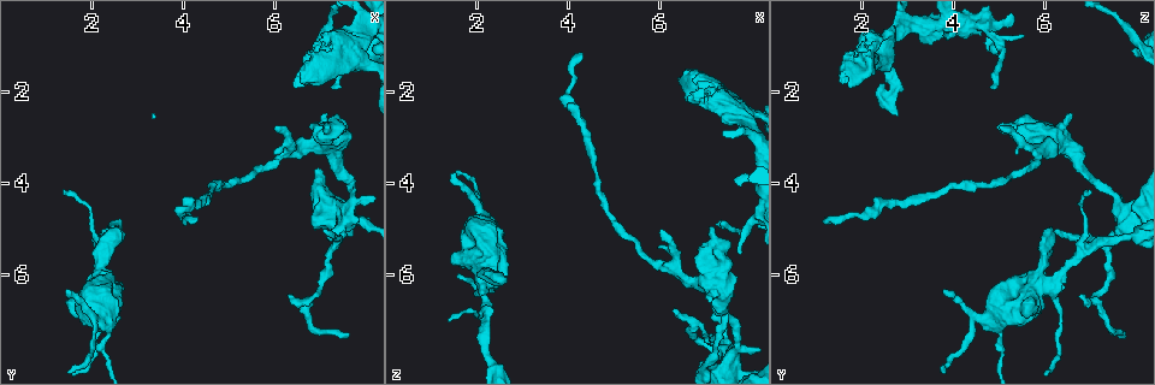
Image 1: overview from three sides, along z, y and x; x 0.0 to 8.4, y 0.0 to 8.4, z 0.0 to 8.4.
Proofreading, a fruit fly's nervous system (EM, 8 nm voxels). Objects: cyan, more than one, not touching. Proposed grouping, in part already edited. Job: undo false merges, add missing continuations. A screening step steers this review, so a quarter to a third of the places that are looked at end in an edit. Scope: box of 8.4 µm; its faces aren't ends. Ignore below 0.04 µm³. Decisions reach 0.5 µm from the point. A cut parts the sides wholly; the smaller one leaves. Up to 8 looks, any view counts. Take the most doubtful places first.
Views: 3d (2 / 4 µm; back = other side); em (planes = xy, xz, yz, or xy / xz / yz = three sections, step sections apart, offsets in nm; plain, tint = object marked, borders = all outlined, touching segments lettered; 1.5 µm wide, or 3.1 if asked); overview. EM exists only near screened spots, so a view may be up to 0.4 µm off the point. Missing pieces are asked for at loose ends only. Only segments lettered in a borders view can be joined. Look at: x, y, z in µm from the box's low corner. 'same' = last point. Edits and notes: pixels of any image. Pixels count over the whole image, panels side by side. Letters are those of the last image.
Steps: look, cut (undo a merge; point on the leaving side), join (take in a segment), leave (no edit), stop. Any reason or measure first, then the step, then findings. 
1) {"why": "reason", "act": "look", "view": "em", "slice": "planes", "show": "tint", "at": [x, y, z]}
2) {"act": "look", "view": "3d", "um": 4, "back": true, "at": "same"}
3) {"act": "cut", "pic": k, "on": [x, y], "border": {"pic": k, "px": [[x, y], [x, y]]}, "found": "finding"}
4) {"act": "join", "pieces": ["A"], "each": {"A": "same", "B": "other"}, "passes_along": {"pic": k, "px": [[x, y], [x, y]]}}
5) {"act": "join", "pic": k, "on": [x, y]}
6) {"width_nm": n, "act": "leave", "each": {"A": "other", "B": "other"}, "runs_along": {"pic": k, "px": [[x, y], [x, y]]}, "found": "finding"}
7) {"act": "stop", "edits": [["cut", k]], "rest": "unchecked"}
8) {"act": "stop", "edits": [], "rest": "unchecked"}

{"why": "branch stops here", "act": "look", "view": "em", "slice": "planes", "show": "tint", "at": [7.10, 5.05, 6.20]}

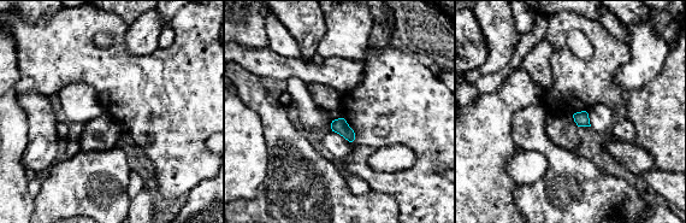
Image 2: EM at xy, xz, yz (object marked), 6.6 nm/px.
{"why": "see the neighbours", "act": "look", "view": "em", "slice": "planes", "show": "borders", "at": "same"}

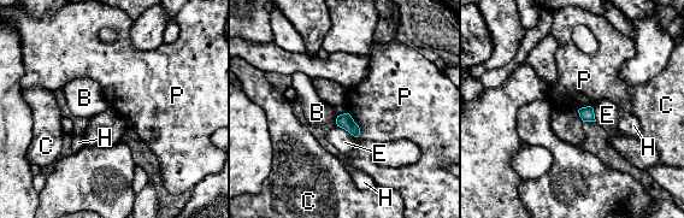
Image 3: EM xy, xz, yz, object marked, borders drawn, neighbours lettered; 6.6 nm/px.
{"act": "leave", "each": {"B": "other", "C": "other", "E": "other", "H": "other", "P": "other"}, "border": {"pic": 3, "px": [[347, 112], [359, 128], [357, 137]]}, "found": "no lettered segment goes on from it"}

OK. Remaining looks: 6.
{"why": "thick end", "act": "look", "view": "em", "slice": "planes", "show": "tint", "at": [7.20, 2.75, 5.00]}

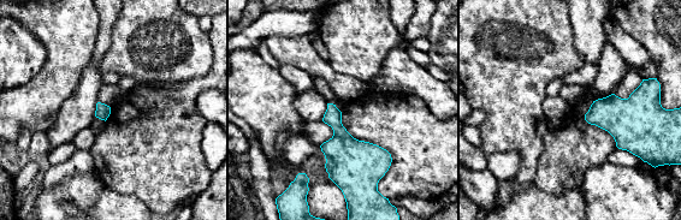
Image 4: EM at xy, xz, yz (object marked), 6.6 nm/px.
{"why": "what lies round it", "act": "look", "view": "em", "slice": "planes", "show": "borders", "at": "same"}

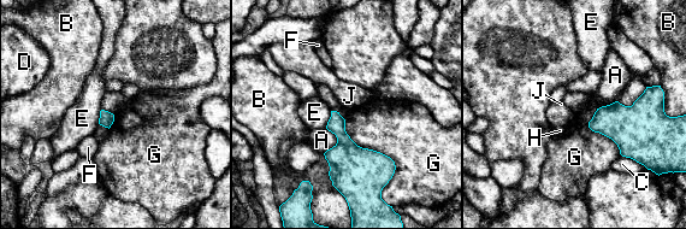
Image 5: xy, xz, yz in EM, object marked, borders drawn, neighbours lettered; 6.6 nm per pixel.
{"act": "leave", "each": {"A": "other", "B": "other", "C": "other", "D": "other", "E": "other", "F": "other", "G": "other", "H": "other", "J": "other"}, "border": {"pic": 5, "px": [[344, 119], [394, 162], [383, 189]]}, "found": "no lettered segment goes on from it"}

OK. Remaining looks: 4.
{"why": "thin end", "act": "look", "view": "3d", "um": 4, "back": true, "at": [7.60, 7.30, 7.65]}

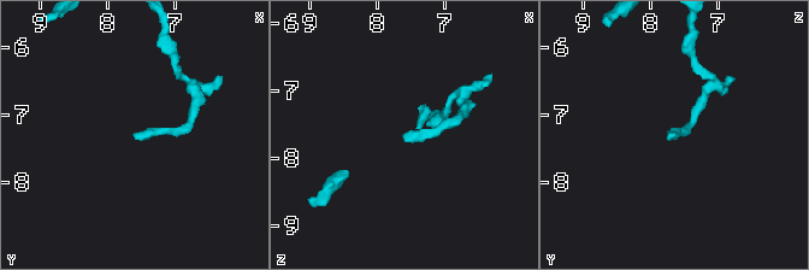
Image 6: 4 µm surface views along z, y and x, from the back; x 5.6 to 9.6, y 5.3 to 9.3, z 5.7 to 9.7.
{"act": "look", "view": "em", "slice": "planes", "show": "tint", "at": [7.60, 7.25, 7.65]}

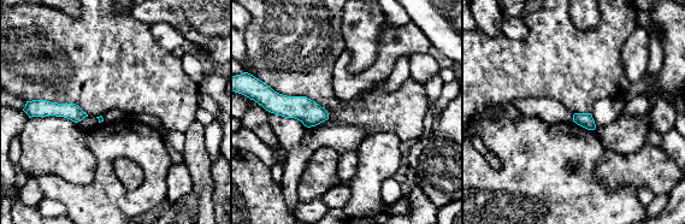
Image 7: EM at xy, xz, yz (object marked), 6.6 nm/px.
{"act": "look", "view": "em", "slice": "planes", "show": "borders", "at": "same"}

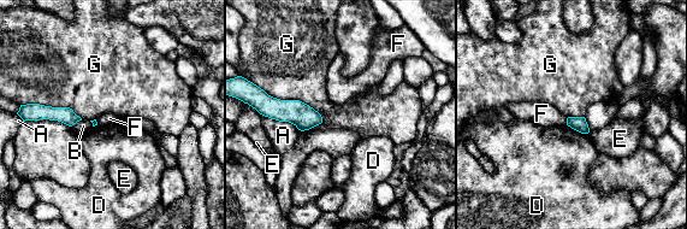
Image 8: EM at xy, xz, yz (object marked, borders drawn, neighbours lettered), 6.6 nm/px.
{"act": "leave", "each": {"A": "other", "B": "other", "D": "other", "E": "other", "F": "other", "G": "other"}, "border": {"pic": 8, "px": [[261, 88], [308, 104], [323, 122]]}, "found": "no lettered segment goes on from it"}

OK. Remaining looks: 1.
{"act": "stop", "edits": [], "rest": "unchecked"}

